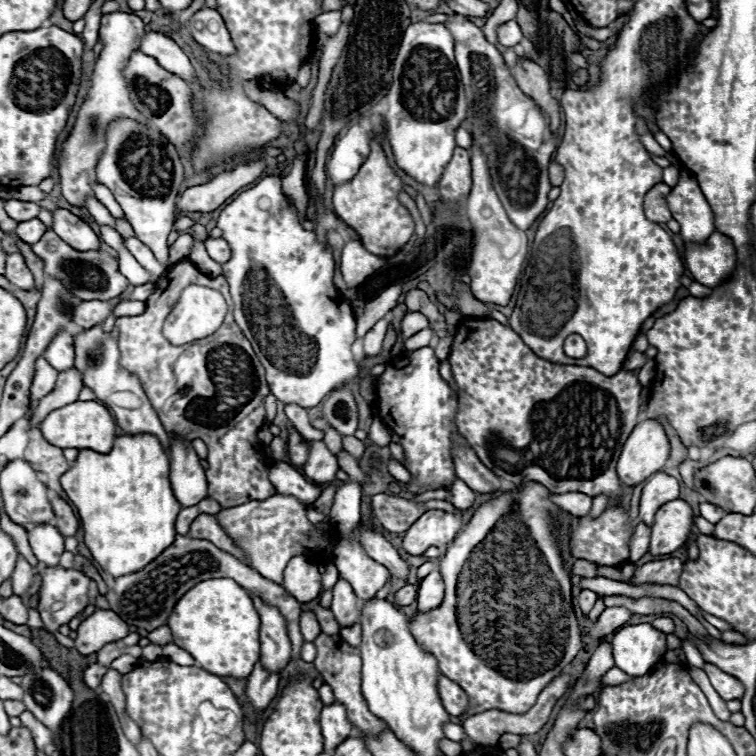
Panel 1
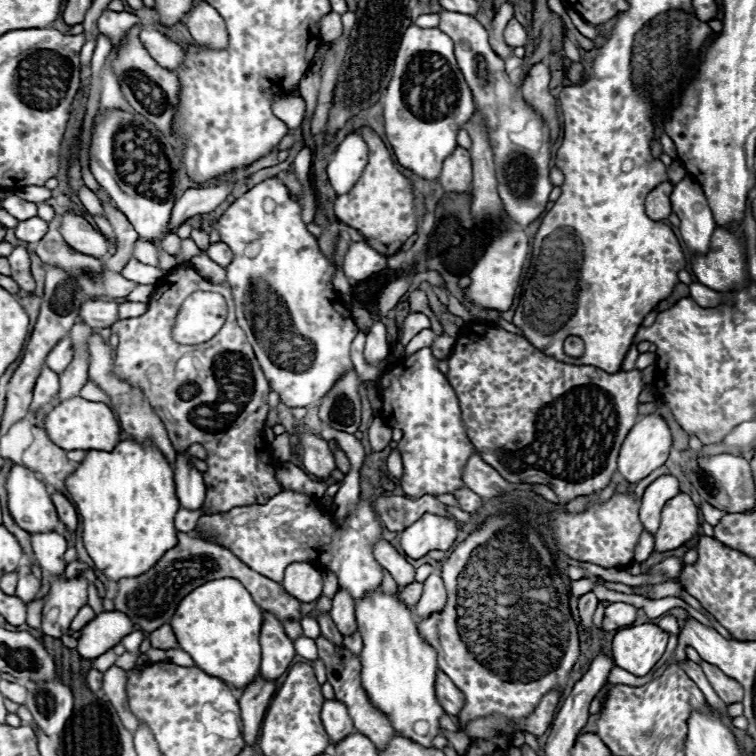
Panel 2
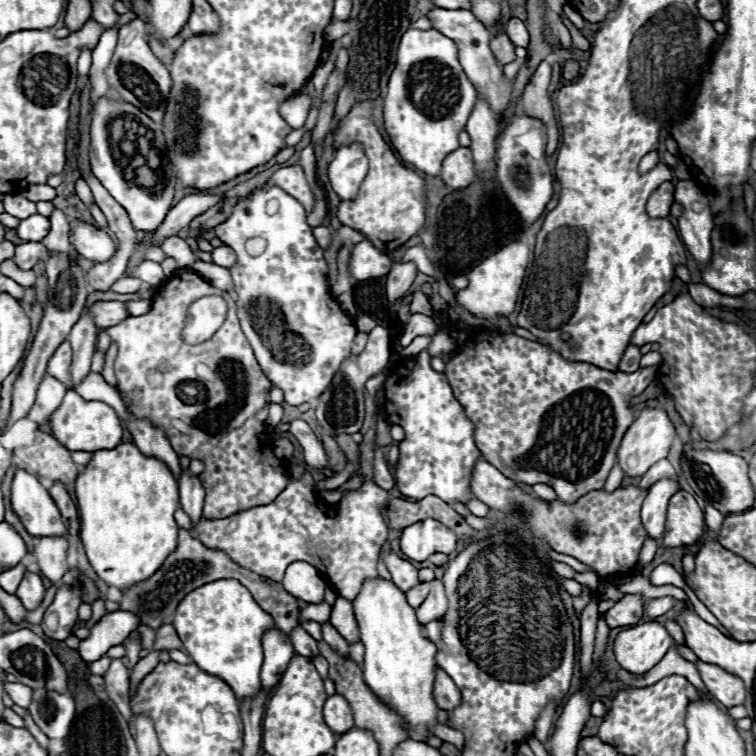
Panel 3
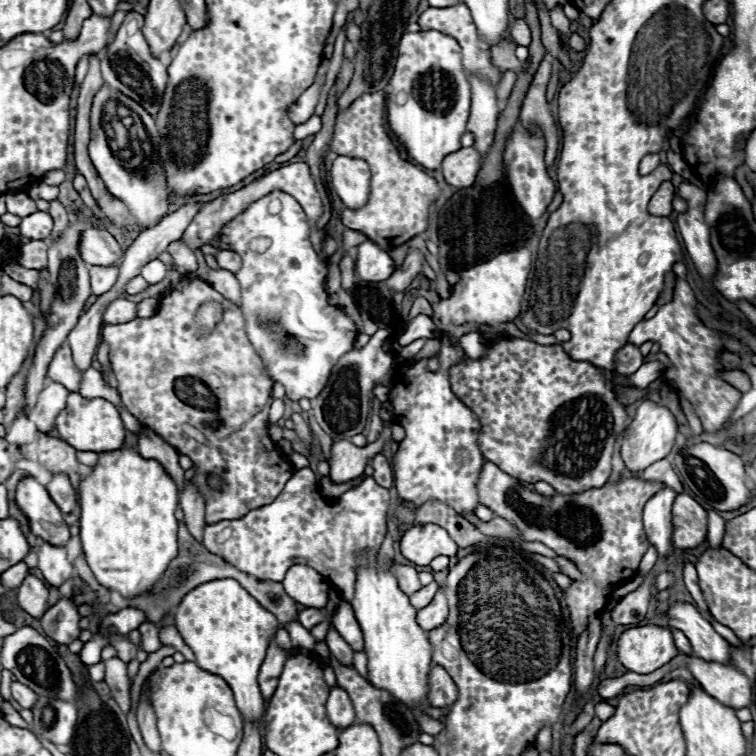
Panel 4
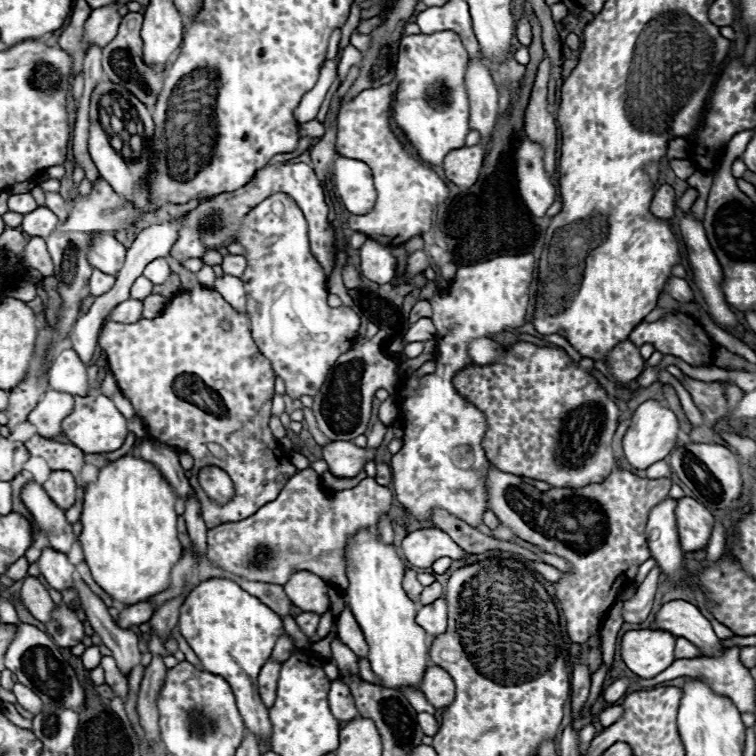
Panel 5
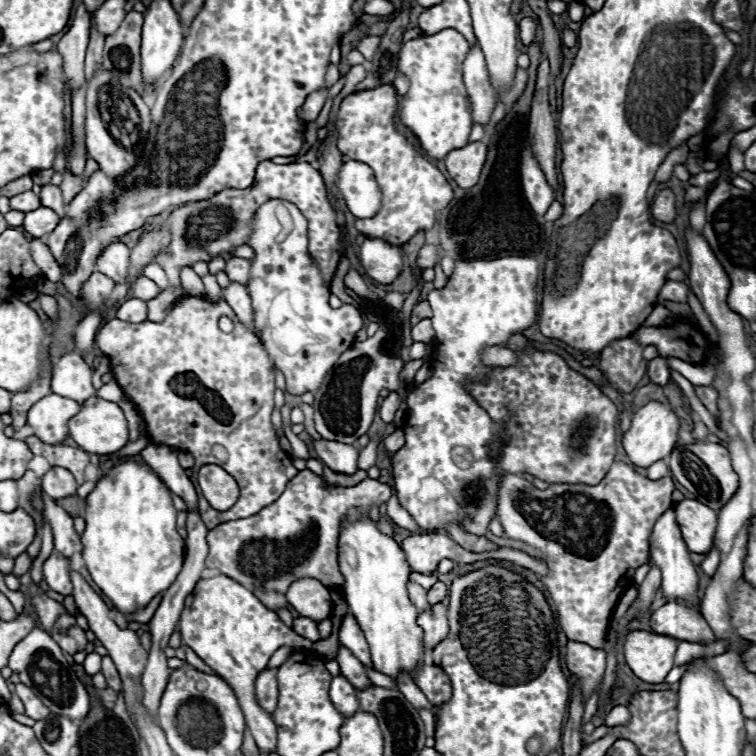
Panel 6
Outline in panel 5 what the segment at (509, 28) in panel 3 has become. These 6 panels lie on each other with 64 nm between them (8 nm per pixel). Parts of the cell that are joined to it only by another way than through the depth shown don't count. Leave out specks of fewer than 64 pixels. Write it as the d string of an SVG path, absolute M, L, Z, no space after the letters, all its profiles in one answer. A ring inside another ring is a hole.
M522 18L522 20L516 24L516 36L518 36L518 40L520 40L524 46L530 44L530 40L532 40L532 28L530 28L530 22L528 22L526 18Z

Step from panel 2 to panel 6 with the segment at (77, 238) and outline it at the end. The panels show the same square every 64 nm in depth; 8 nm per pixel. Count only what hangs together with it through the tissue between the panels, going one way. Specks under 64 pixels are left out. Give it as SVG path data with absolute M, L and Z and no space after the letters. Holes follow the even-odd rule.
M112 242L96 260L96 270L122 284L130 276L130 248L122 242Z

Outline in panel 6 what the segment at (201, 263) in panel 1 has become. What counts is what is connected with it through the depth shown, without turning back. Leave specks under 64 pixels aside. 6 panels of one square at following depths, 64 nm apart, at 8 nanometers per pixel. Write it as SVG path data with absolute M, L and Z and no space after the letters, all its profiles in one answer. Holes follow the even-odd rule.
M230 282L230 286L226 290L222 290L222 294L224 294L224 300L236 312L238 320L254 332L254 310L252 310L252 300L248 296L248 290L242 284L232 284Z

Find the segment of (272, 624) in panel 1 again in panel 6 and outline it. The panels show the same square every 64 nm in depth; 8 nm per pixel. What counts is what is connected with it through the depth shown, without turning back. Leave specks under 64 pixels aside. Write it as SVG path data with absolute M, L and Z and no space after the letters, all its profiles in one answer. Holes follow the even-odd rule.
M262 670L256 678L256 702L272 714L276 710L278 688L276 688L276 670Z

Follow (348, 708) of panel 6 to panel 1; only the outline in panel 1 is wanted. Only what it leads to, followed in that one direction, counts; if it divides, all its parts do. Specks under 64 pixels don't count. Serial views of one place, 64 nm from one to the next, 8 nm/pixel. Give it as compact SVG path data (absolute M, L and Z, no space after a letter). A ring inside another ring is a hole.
M338 702L322 708L320 726L322 726L322 736L324 736L324 752L332 752L336 744L344 742L354 728L350 720L346 718L346 708Z

